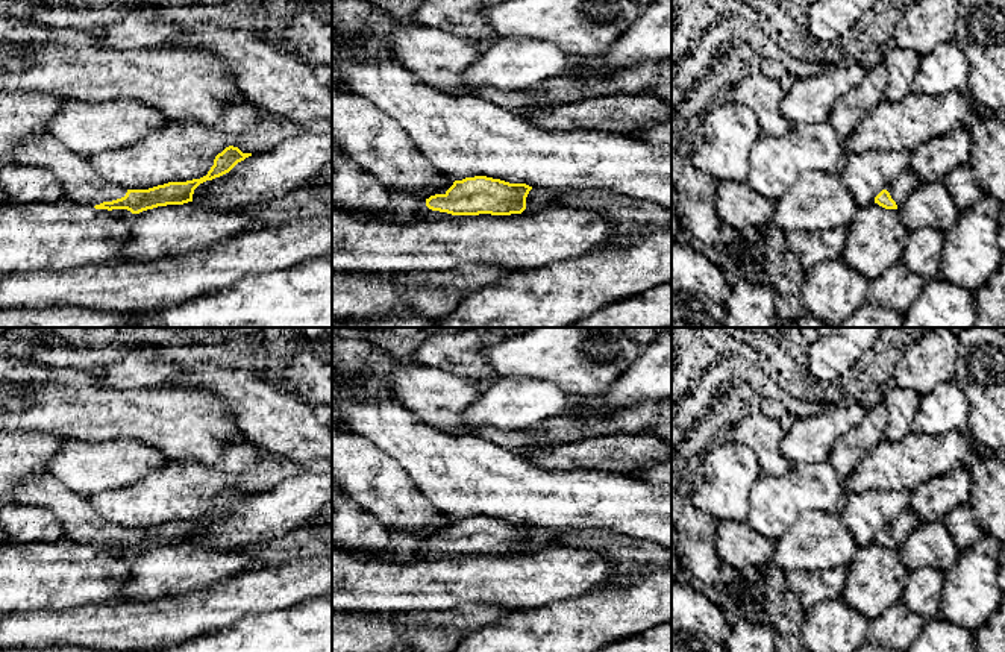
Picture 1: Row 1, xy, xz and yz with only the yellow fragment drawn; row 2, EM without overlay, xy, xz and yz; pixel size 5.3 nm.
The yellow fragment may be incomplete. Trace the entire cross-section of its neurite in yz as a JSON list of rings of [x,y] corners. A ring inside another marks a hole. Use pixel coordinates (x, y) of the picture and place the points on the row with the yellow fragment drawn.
[[[914,171],[900,173],[893,183],[882,190],[876,197],[875,203],[885,209],[897,209],[900,208],[910,194],[917,188],[920,180],[914,174]]]

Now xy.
[[[52,135],[15,147],[9,162],[49,168],[62,183],[64,196],[73,202],[91,205],[95,209],[127,209],[139,214],[158,206],[193,202],[194,190],[200,183],[229,173],[249,156],[252,153],[243,153],[238,147],[229,146],[215,156],[206,176],[186,182],[168,182],[149,190],[126,190],[106,182],[92,168],[89,158],[68,150]]]

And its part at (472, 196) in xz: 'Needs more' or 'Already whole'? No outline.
Needs more

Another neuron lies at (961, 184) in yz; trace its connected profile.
[[[970,164],[955,168],[944,180],[958,211],[976,205],[984,193],[978,187]]]

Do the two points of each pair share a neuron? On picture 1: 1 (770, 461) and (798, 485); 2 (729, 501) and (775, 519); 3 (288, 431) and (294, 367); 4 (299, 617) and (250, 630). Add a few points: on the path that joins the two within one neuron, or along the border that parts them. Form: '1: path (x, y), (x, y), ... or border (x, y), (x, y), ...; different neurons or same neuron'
1: border (792, 466), (778, 476), (763, 475); different neurons
2: border (761, 475), (749, 493), (749, 513), (745, 520); different neurons
3: border (296, 394), (313, 410); different neurons
4: path (287, 630), (262, 630); same neuron

